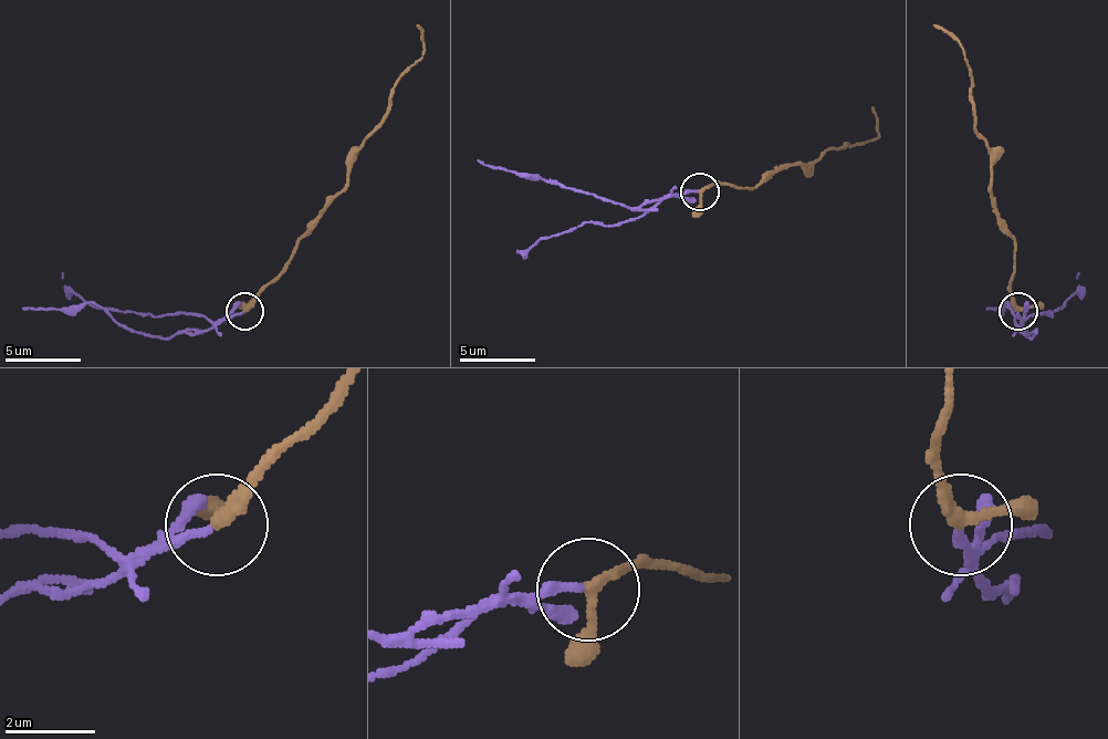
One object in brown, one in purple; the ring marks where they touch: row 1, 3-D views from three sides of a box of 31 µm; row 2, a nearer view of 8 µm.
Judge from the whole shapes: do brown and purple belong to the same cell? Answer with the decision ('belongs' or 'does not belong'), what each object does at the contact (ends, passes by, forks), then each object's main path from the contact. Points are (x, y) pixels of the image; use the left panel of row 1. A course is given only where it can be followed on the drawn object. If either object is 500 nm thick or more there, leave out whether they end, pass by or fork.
does not belong; brown passes by; purple ends; course brown (243, 312), (346, 183), (346, 160), (387, 111), (395, 81), (418, 58), (418, 23); course purple (243, 312), (217, 320), (206, 331), (153, 339), (118, 328), (95, 304), (23, 309)

